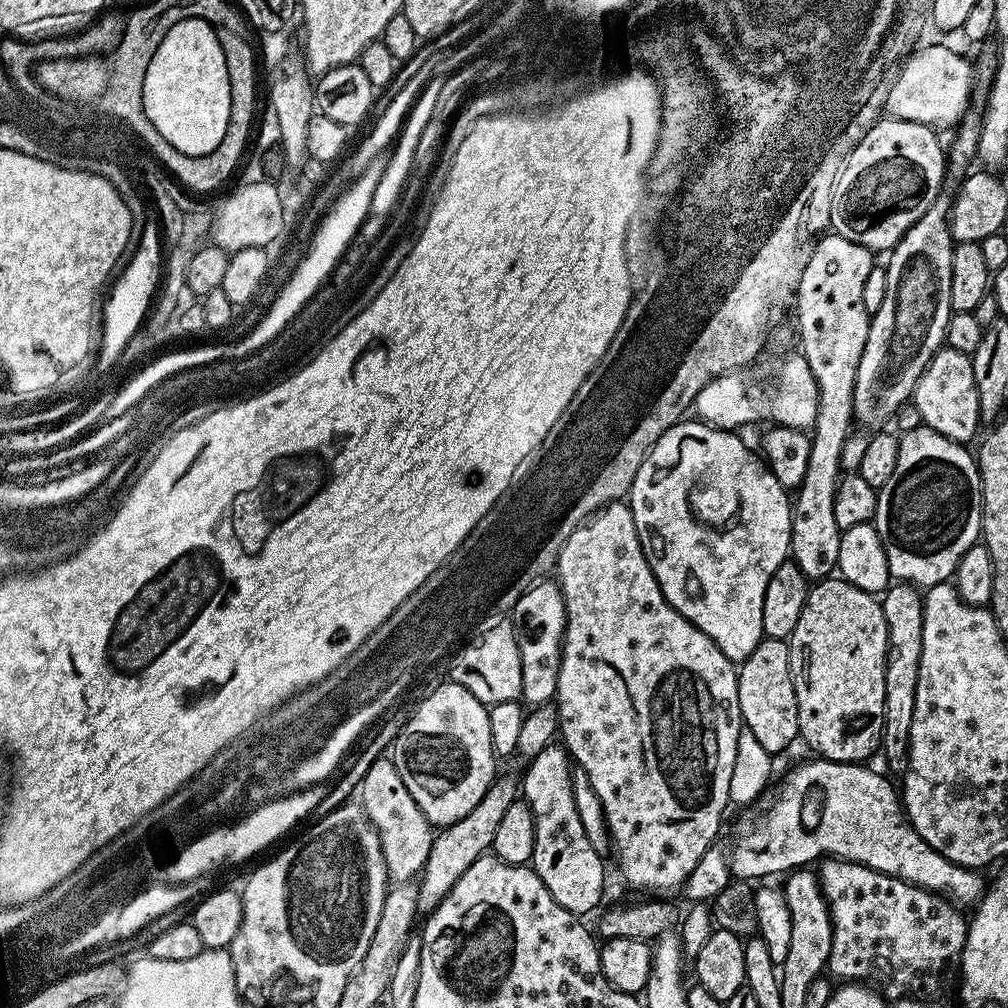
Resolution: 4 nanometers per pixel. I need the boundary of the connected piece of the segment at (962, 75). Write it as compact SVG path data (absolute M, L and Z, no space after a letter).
M944 44L923 48L912 52L896 73L892 89L884 102L887 115L897 120L935 126L937 129L947 124L959 125L970 107L968 99L972 96L973 65L971 68L966 57L959 56Z

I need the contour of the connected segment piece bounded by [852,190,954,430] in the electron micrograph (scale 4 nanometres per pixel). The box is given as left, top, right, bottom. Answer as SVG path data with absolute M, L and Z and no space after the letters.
M941 191L939 198L906 230L906 234L891 249L886 263L886 298L882 298L882 306L871 313L868 326L866 346L862 350L862 358L858 362L858 374L854 382L854 406L852 415L855 423L876 430L884 424L900 407L912 399L918 378L926 370L930 358L939 348L945 347L948 335L948 323L952 317L950 302L950 278L952 277L952 250L954 241L948 229L948 218L952 210L954 196L951 191Z

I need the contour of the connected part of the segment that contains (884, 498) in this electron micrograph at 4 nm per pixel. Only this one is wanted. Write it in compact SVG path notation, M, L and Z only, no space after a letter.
M919 427L899 437L898 462L894 466L894 474L890 474L890 482L878 490L874 523L886 550L889 577L927 590L935 584L951 581L962 554L981 539L984 499L977 457L973 453L971 456L965 445L947 440L930 427Z

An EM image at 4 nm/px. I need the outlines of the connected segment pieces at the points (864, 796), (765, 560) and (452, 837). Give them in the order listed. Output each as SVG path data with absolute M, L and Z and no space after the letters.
M812 758L800 764L780 784L776 797L765 812L757 816L744 816L736 824L736 845L730 848L730 867L737 881L752 882L755 876L776 876L803 869L813 860L835 858L864 864L887 876L905 880L929 892L939 892L957 905L975 905L986 891L986 880L974 868L963 868L950 862L934 846L930 846L912 829L904 811L901 793L887 780L883 771L864 768L863 763L843 764L840 760Z
M688 418L679 424L675 424L648 452L648 456L642 462L638 474L632 483L630 493L630 507L634 514L634 526L638 526L638 538L642 542L642 550L646 554L646 562L650 562L650 570L662 590L662 594L702 634L706 634L720 650L734 662L743 662L747 656L754 654L761 640L765 639L762 626L762 602L766 598L766 586L778 570L790 556L792 547L792 504L789 493L780 483L779 475L769 469L767 463L759 455L748 452L748 448L739 440L737 433L723 428L713 428L711 424L701 422L696 418Z
M518 772L497 775L491 787L488 788L487 794L483 796L482 802L478 802L470 814L466 814L465 818L456 823L443 827L433 837L424 870L418 876L418 913L432 912L454 886L454 882L458 882L461 874L478 857L491 849L494 831L498 828L506 810L519 797L521 784L522 778Z

